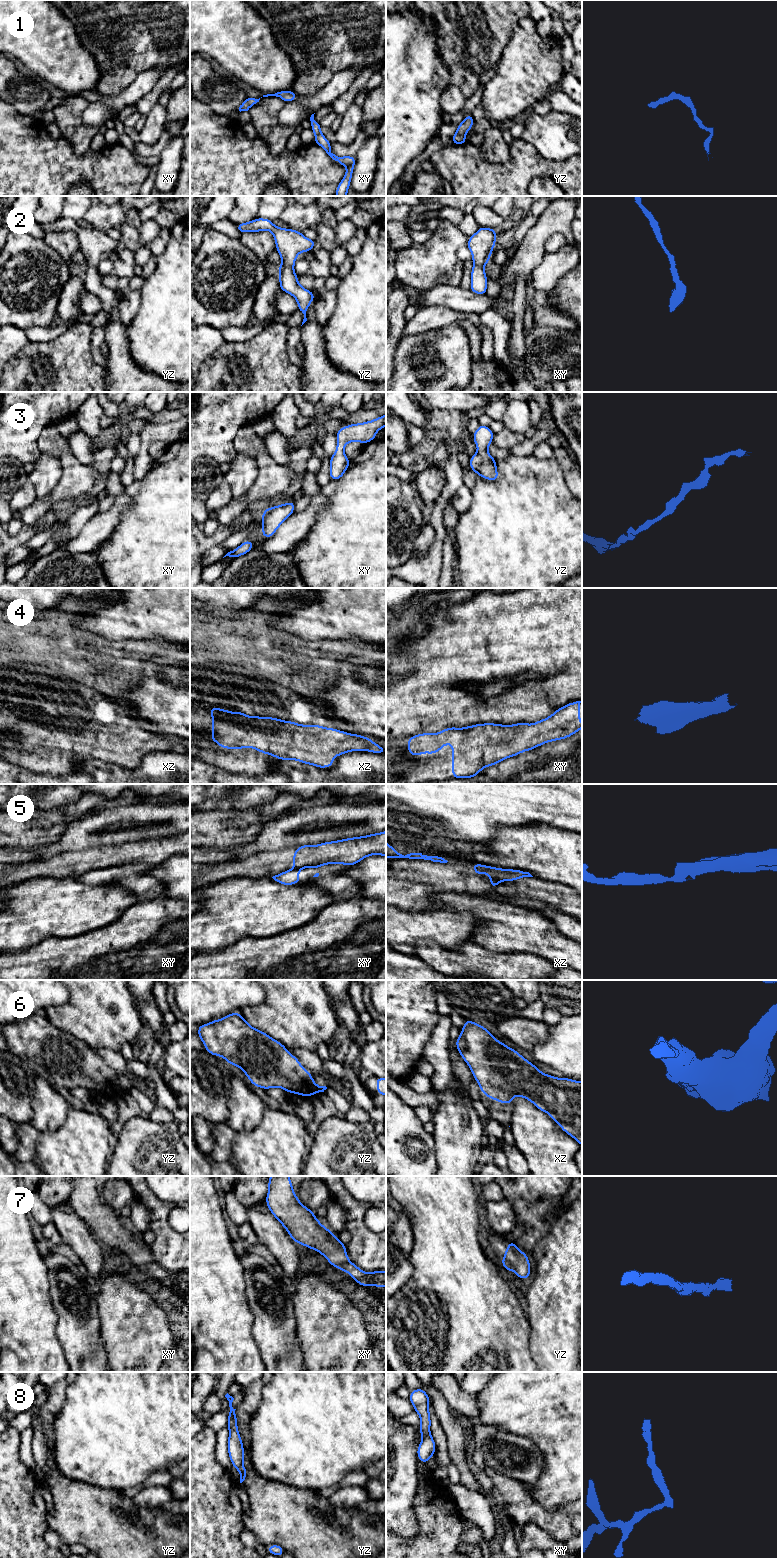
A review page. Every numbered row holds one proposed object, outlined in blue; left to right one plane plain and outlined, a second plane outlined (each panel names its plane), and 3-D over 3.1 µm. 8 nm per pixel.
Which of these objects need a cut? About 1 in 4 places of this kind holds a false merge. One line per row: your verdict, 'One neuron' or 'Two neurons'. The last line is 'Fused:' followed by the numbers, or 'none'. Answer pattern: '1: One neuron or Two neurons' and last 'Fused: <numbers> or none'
1: One neuron
2: One neuron
3: One neuron
4: One neuron
5: Two neurons
6: One neuron
7: One neuron
8: One neuron
Fused: 5

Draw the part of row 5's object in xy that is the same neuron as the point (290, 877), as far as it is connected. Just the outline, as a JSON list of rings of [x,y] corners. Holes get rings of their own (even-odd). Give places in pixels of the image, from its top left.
[[[293,868],[282,873],[279,873],[272,878],[282,885],[294,885],[300,883],[298,874],[301,872],[301,868]]]

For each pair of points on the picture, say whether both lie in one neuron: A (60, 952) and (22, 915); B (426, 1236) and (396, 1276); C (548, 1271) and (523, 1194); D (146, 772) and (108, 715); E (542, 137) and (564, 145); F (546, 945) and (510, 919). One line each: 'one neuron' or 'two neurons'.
A: two neurons
B: two neurons
C: two neurons
D: two neurons
E: one neuron
F: one neuron

